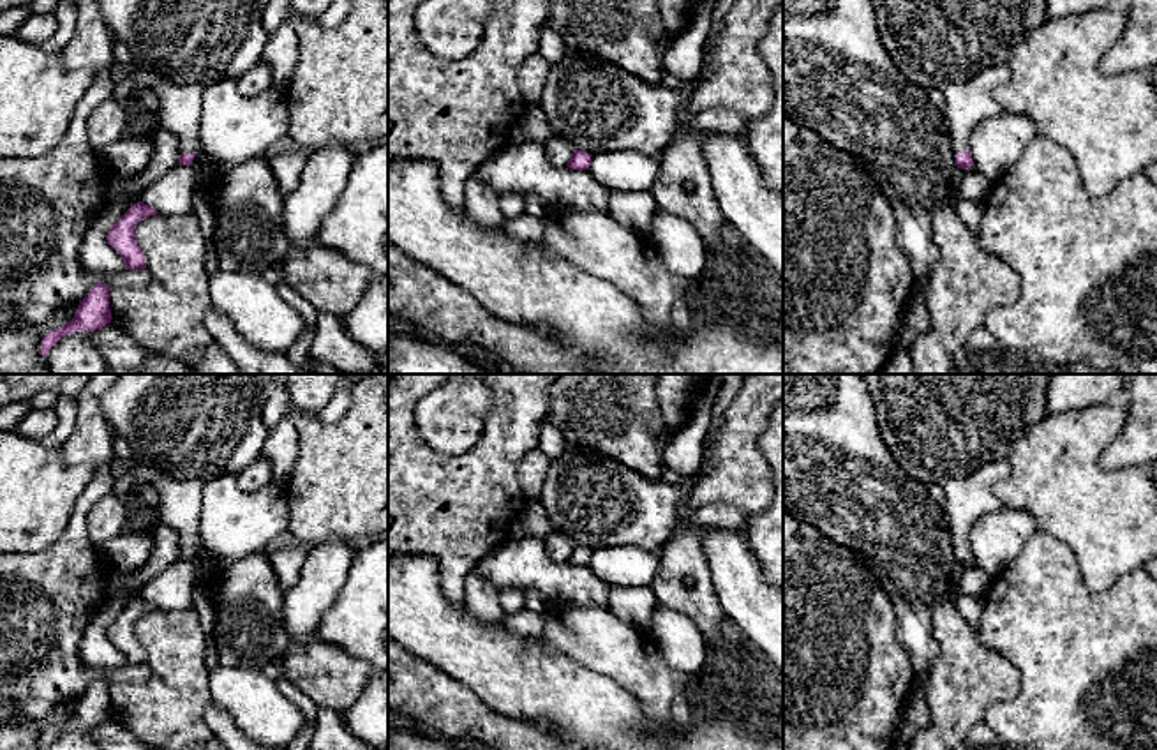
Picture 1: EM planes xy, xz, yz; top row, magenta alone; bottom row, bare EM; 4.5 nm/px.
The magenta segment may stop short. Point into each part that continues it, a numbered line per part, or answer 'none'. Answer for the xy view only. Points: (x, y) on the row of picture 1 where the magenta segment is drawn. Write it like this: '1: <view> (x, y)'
1: xy (179, 106)

